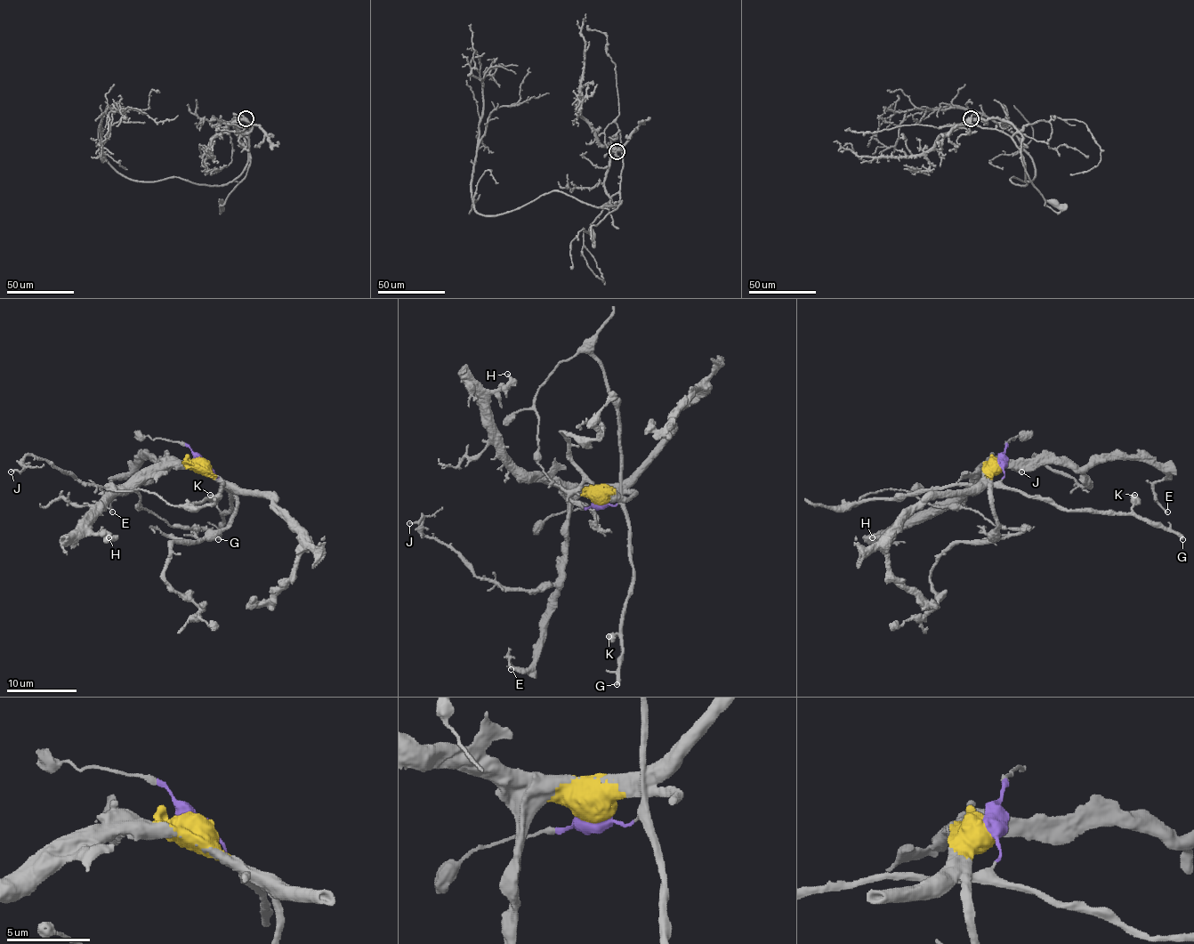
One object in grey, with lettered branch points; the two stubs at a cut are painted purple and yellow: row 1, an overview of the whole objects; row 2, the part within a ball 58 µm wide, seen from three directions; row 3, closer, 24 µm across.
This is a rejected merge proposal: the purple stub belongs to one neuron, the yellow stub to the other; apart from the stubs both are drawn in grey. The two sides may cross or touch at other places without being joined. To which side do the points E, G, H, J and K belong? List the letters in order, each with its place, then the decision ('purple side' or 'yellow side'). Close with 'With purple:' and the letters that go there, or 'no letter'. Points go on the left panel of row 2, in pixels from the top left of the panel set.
E: (112, 512) | yellow side
G: (218, 539) | purple side
H: (108, 537) | yellow side
J: (11, 472) | yellow side
K: (210, 495) | purple side
With purple: G, K

